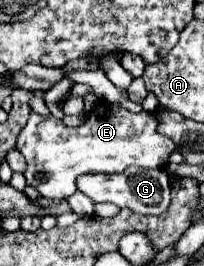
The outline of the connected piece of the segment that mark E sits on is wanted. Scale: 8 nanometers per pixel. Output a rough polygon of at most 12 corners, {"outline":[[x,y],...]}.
{"outline":[[100,99],[78,127],[30,115],[28,185],[68,199],[84,173],[166,167],[152,113]]}

